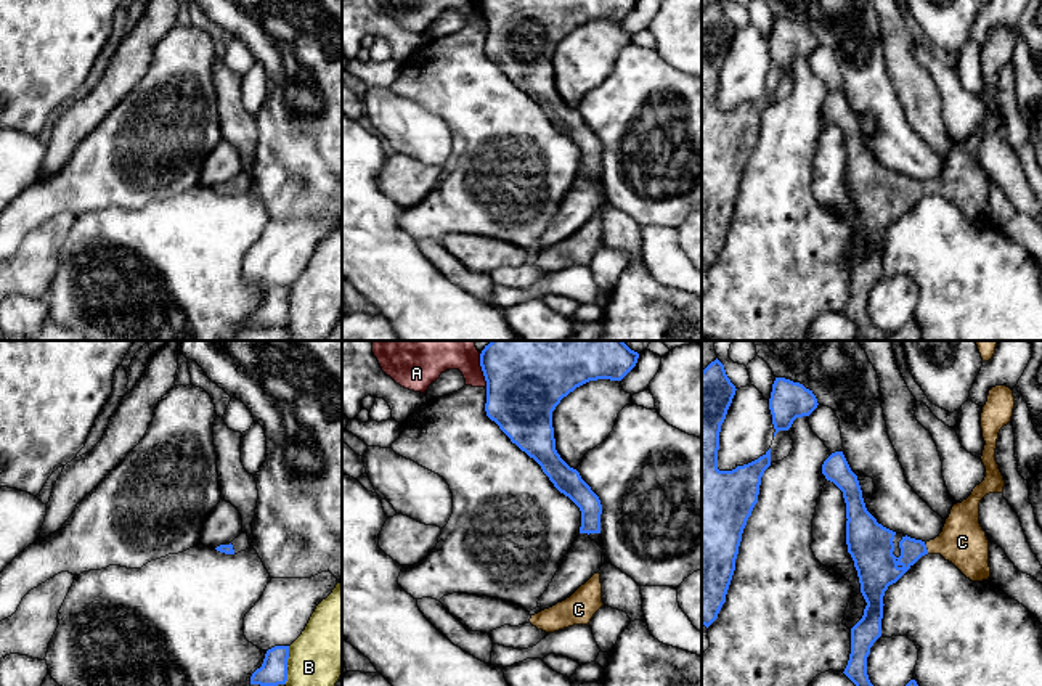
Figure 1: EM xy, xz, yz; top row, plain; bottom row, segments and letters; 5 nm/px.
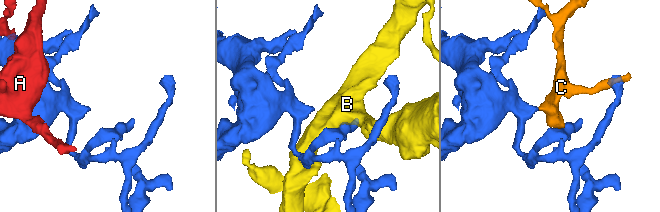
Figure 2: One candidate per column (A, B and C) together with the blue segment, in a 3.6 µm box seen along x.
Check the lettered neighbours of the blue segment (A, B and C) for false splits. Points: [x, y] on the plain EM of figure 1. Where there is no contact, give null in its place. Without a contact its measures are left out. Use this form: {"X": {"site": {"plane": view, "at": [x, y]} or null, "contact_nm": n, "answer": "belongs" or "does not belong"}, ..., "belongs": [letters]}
{"A": {"site": {"plane": "xz", "at": [484, 15]}, "contact_nm": 150, "answer": "does not belong"}, "B": {"site": {"plane": "xy", "at": [286, 306]}, "contact_nm": 190, "answer": "does not belong"}, "C": {"site": {"plane": "yz", "at": [925, 188]}, "contact_nm": 60, "answer": "belongs"}, "belongs": ["C"]}

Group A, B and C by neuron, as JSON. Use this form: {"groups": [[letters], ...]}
{"groups": [["A"], ["B"], ["C"]]}

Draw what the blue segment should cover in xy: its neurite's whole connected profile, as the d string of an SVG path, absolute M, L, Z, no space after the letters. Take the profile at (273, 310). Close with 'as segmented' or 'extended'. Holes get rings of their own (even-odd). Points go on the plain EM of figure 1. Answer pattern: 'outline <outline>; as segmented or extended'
outline M275 286L267 291L263 304L250 316L250 325L278 326L287 321L289 286Z; as segmented

